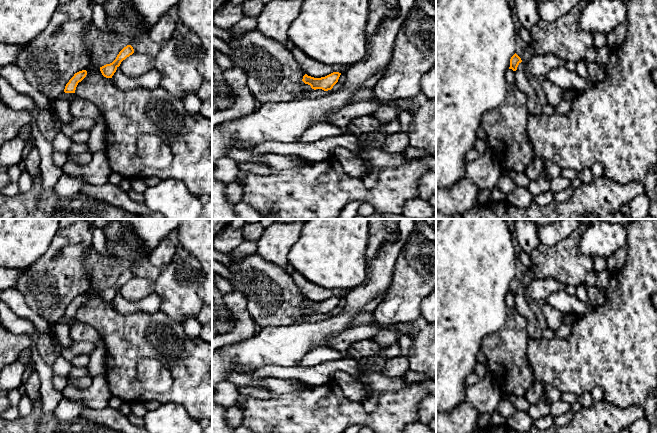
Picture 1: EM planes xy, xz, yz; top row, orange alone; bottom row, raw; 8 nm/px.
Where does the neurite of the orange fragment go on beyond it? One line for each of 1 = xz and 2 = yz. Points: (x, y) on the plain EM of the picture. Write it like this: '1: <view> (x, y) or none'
1: none
2: none

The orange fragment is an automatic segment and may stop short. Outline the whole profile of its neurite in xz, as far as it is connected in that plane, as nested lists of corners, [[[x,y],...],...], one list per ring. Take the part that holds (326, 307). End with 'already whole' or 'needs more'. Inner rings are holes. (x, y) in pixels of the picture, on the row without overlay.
[[[333,296],[325,301],[314,302],[305,298],[302,305],[305,308],[310,309],[314,314],[322,313],[324,315],[328,315],[331,314],[333,310],[338,306],[340,299],[341,297],[339,296]]]; already whole

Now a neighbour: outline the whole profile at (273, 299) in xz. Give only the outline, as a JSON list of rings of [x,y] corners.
[[[257,253],[236,261],[230,259],[227,268],[233,276],[230,281],[233,291],[241,292],[245,296],[247,311],[258,329],[303,323],[312,314],[310,309],[302,305],[305,297],[285,268],[266,261]]]

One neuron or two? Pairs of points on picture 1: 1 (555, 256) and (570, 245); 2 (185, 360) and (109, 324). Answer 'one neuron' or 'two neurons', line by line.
1: one neuron
2: one neuron

